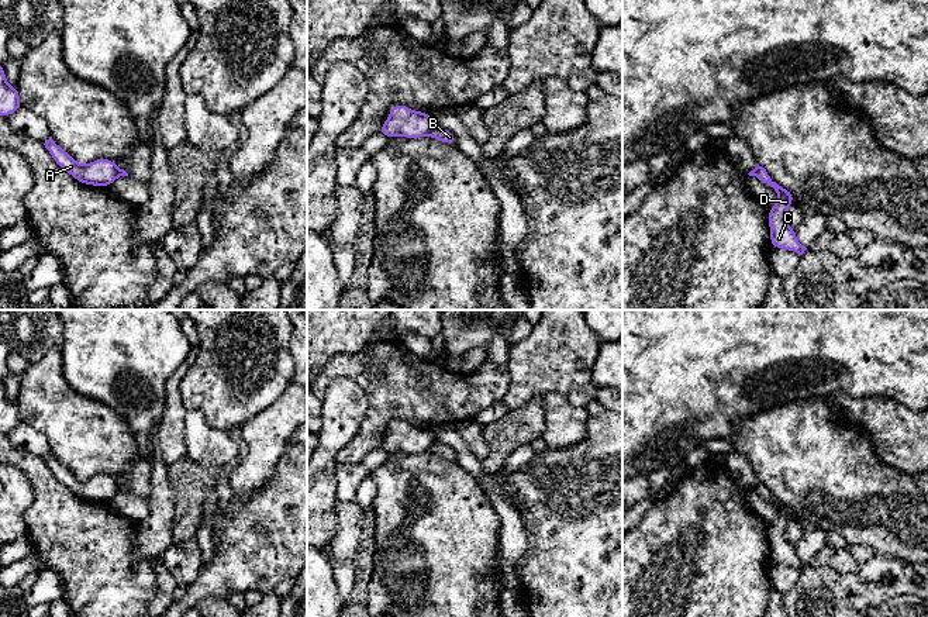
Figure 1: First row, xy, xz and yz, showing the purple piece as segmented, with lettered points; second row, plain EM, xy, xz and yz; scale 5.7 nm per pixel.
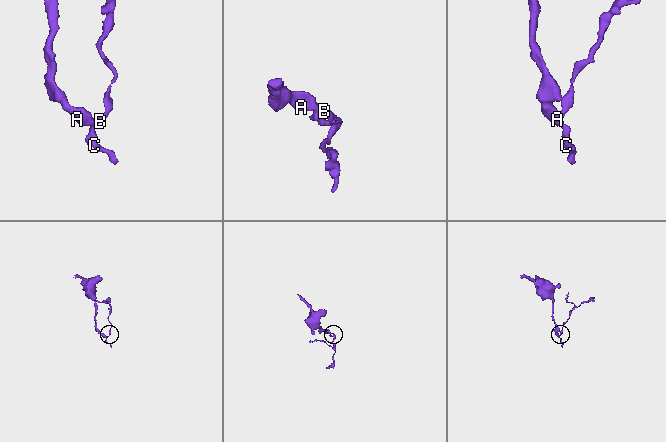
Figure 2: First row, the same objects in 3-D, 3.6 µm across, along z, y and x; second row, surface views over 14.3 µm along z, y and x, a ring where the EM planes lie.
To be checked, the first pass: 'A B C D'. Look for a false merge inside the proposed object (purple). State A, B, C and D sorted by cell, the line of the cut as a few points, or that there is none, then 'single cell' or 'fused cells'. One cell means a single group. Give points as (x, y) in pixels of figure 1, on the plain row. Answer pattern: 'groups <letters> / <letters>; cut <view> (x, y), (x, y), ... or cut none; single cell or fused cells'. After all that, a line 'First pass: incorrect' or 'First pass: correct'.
groups A / B C D; cut xz (435, 441), (427, 450); fused cells
First pass: incorrect

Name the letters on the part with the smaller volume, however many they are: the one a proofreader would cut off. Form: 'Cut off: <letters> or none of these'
Cut off: B, C, D

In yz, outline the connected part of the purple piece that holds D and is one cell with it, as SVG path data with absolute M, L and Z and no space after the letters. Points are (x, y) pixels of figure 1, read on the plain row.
M759 480L755 483L755 493L758 493L763 500L773 503L779 511L776 520L767 527L770 561L803 571L807 563L798 558L796 545L786 538L787 525L794 516L793 509L775 499L766 485Z

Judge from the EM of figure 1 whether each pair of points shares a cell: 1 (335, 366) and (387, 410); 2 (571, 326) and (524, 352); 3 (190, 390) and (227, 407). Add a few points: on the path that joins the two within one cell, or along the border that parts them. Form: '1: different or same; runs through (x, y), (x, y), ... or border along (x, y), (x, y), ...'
1: same; runs through (351, 366), (355, 366), (383, 395)
2: same; runs through (561, 337), (545, 352), (535, 352)
3: same; runs through (199, 390), (210, 390), (218, 399)

